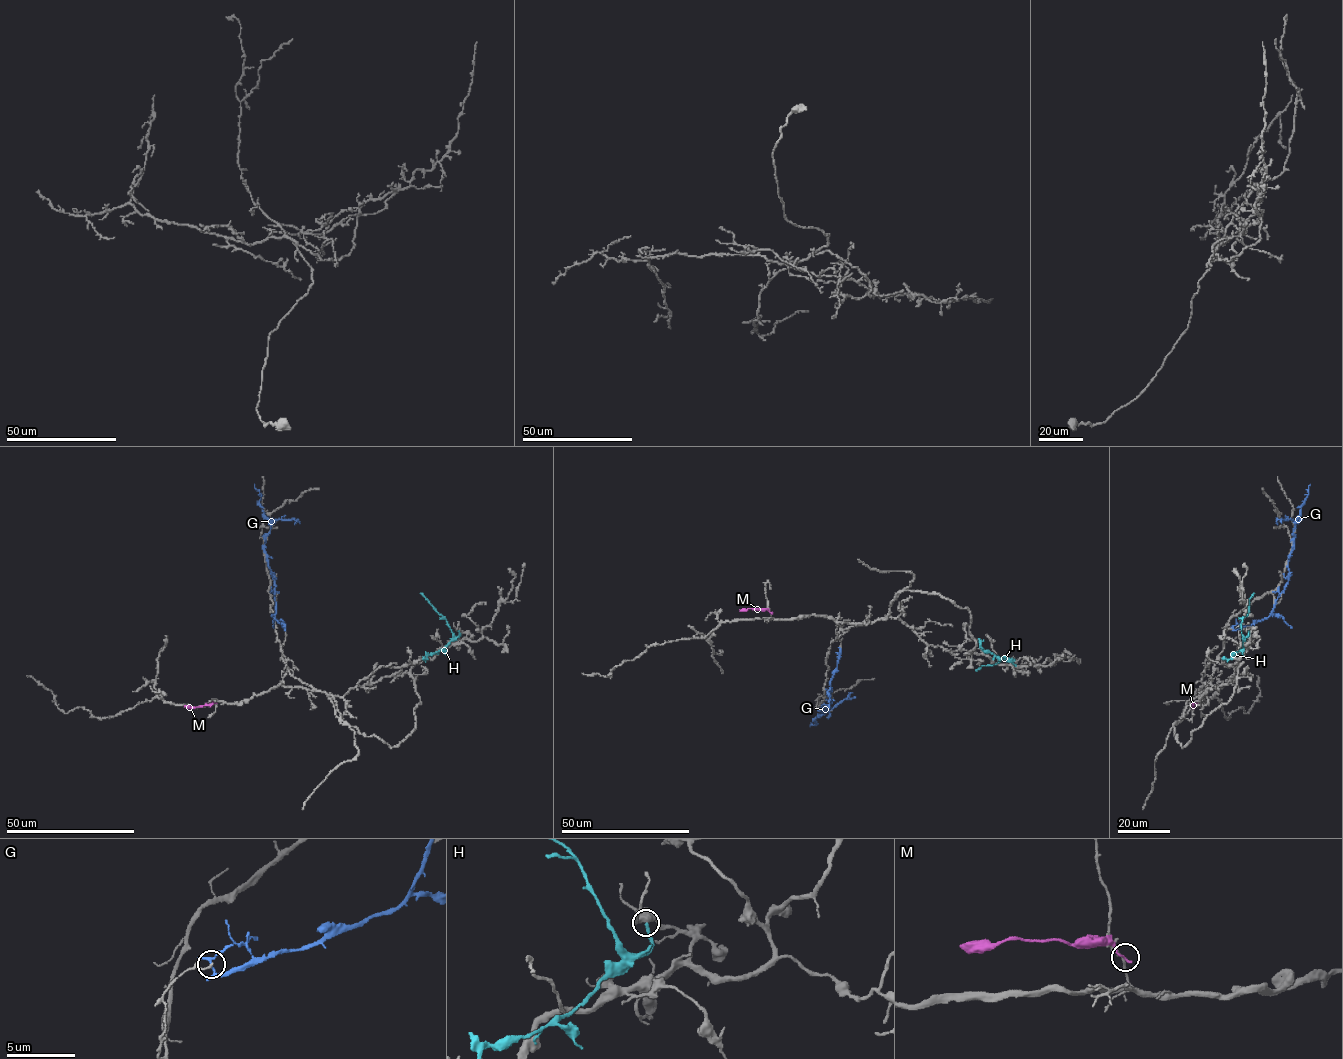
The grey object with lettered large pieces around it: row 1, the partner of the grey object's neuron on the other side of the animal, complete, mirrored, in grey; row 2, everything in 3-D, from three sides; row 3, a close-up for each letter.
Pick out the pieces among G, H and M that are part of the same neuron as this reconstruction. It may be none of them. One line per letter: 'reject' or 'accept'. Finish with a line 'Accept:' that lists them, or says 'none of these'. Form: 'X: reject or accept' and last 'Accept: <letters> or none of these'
G: reject
H: reject
M: reject
Accept: none of these

